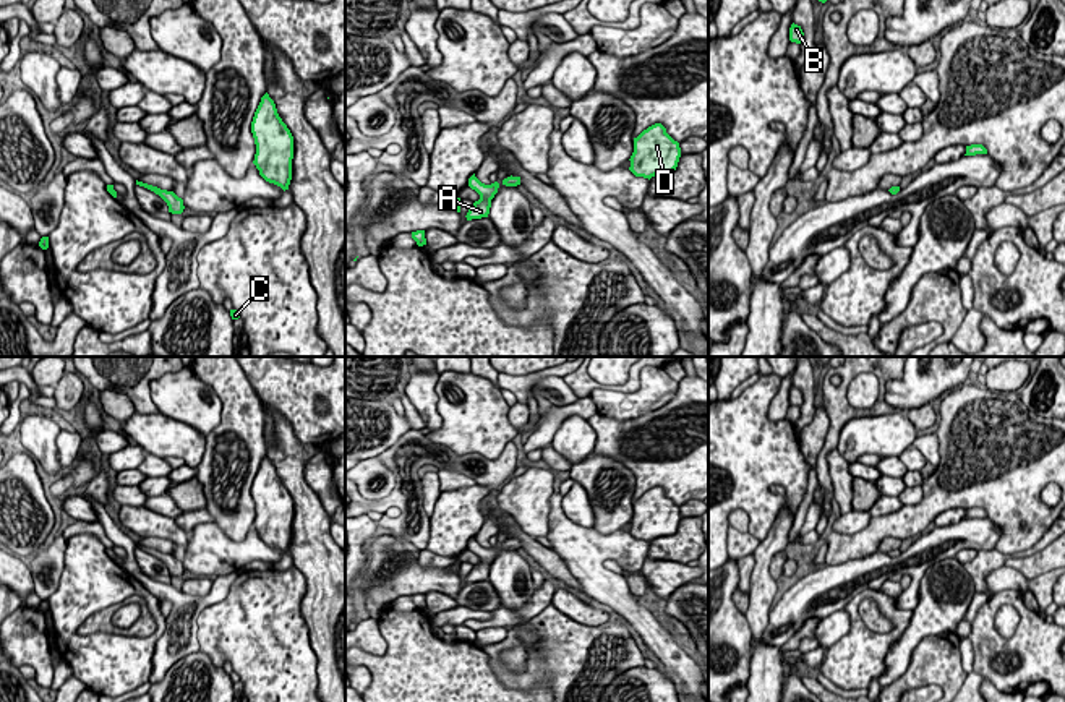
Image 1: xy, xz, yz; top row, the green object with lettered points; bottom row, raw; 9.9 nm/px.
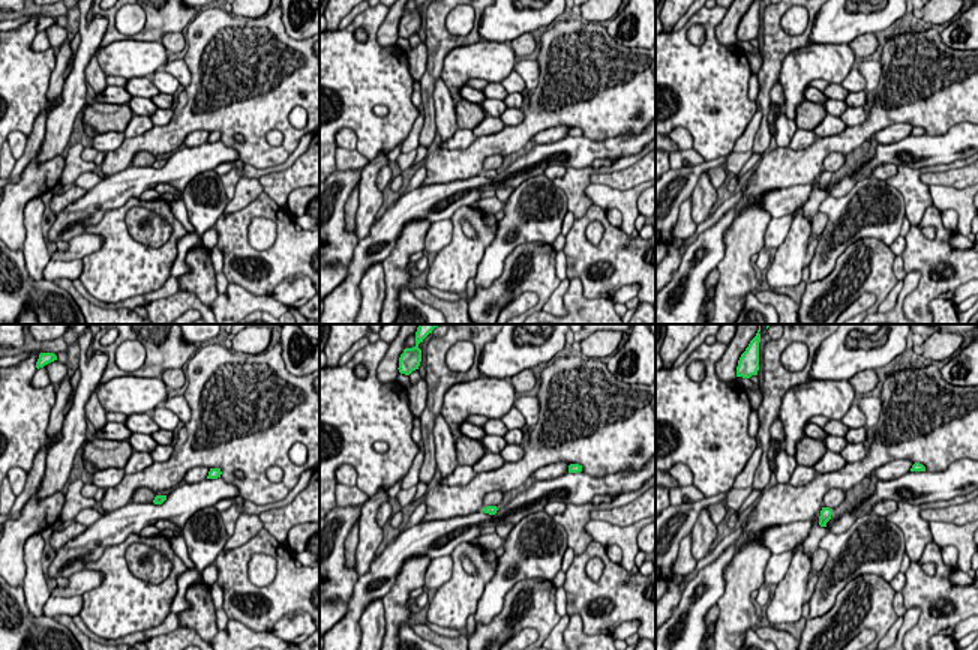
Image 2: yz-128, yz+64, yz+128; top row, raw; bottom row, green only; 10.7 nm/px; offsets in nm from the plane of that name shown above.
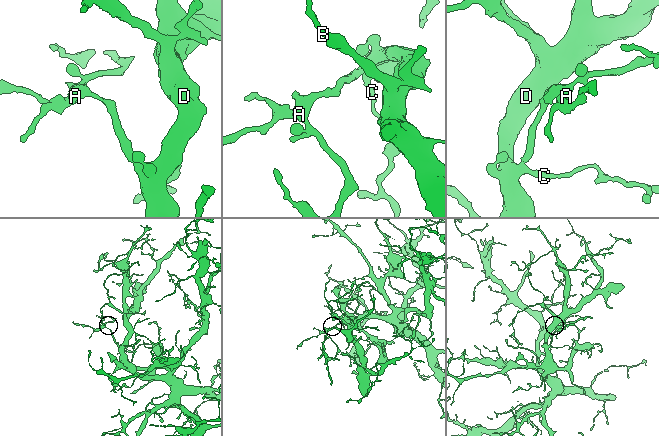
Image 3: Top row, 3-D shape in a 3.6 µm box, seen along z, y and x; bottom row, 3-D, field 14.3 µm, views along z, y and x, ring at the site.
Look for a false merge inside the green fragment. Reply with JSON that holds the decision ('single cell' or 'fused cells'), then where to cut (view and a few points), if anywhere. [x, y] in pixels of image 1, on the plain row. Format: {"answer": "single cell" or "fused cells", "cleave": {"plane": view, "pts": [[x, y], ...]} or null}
{"answer": "single cell", "cleave": null}

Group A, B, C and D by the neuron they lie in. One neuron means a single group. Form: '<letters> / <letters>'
A B C D

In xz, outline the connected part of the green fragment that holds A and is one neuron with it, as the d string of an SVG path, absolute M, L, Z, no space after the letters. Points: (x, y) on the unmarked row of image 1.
M475 537L468 541L468 550L480 558L480 563L473 566L473 569L467 576L467 584L488 580L491 563L498 556L499 546L494 545L491 548L481 546Z

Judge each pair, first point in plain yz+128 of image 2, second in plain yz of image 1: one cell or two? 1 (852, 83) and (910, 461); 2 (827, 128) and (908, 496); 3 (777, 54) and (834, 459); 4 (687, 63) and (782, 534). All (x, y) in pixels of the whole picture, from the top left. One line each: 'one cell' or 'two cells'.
1: one cell
2: two cells
3: two cells
4: two cells

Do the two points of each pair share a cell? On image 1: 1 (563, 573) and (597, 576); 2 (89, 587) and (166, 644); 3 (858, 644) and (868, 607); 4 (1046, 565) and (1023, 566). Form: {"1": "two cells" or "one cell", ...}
{"1": "two cells", "2": "two cells", "3": "two cells", "4": "one cell"}

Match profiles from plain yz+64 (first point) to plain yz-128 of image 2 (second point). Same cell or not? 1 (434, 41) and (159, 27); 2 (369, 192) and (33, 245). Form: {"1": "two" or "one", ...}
{"1": "one", "2": "one"}

